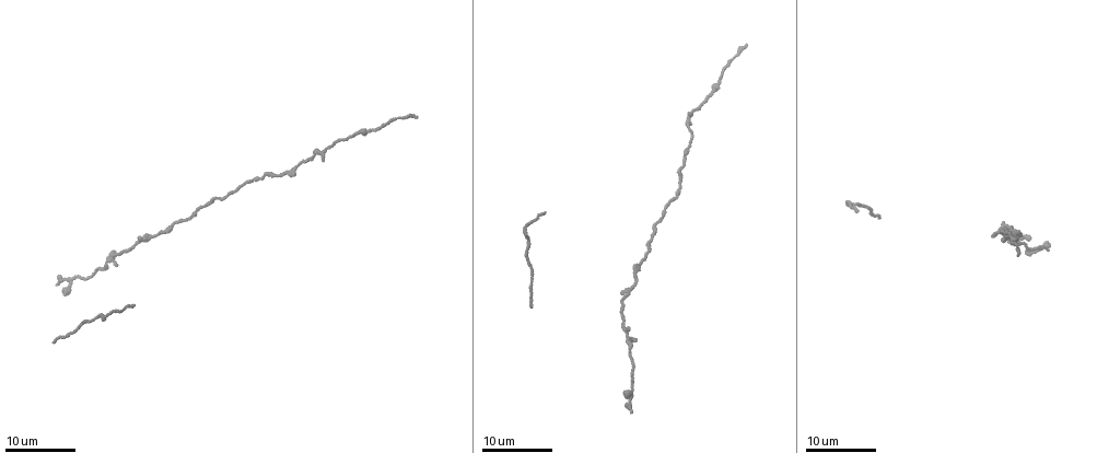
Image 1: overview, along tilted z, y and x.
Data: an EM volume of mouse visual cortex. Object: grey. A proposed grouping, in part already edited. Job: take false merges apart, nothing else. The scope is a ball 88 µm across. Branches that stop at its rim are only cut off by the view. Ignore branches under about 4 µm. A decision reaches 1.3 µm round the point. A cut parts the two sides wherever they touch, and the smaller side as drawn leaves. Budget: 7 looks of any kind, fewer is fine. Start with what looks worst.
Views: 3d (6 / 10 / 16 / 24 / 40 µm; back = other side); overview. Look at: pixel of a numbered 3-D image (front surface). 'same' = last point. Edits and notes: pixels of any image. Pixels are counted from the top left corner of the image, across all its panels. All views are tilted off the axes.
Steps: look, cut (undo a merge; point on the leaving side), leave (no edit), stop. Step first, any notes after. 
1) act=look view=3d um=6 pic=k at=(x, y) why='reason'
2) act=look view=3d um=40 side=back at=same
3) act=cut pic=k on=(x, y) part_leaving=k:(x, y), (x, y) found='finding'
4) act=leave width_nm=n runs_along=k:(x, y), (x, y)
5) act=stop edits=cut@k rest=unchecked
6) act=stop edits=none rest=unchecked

act=look view=3d um=16 pic=1 at=(324, 151) why='thin arm on a thick one'

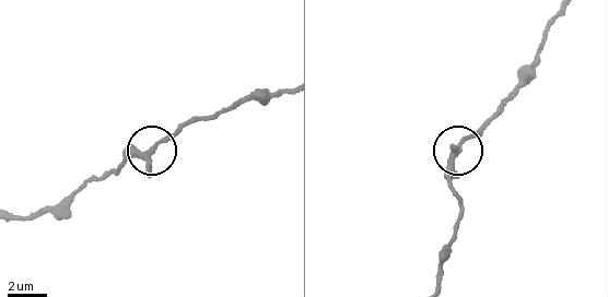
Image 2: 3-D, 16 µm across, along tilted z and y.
act=look view=3d um=10 pic=2 at=(157, 147)

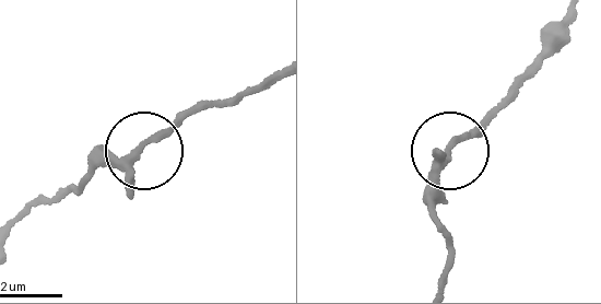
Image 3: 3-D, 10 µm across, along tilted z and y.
act=leave width_nm=200 runs_along=3:(10, 224), (201, 109) found='all the same neuron'

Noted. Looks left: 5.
act=look view=3d um=16 pic=1 at=(631, 289) why='sudden change in width'

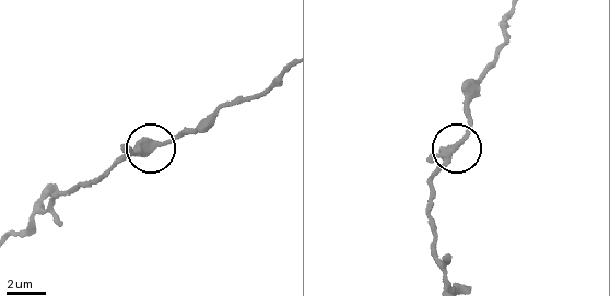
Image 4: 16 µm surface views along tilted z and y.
act=look view=3d um=6 pic=4 at=(458, 142)

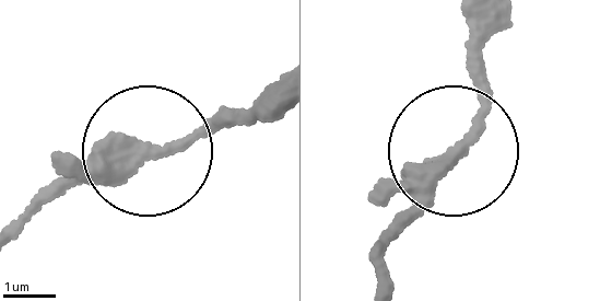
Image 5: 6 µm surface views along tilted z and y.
act=leave runs_along=5:(489, 20), (469, 129), (411, 216), (371, 244) found='one neuron here'

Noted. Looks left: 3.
act=look view=3d um=16 pic=1 at=(670, 200) why='thick turns thin'

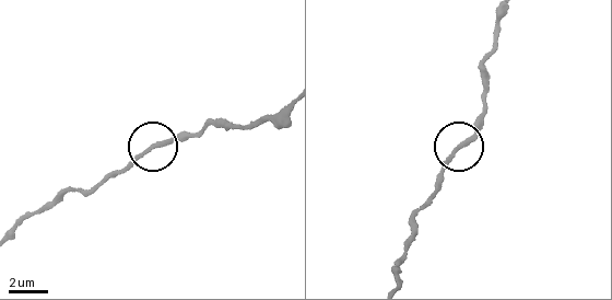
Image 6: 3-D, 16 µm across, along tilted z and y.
act=look view=3d um=10 pic=6 at=(157, 144) why='closer look'

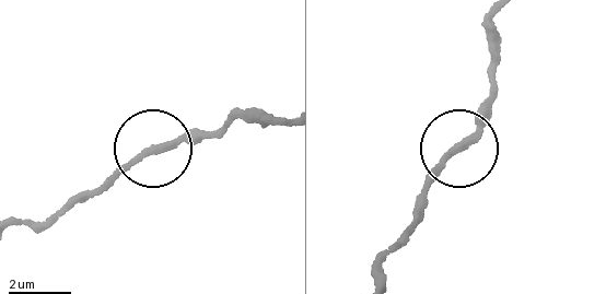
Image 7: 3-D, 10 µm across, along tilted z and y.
act=look view=3d um=6 pic=7 at=(154, 148)

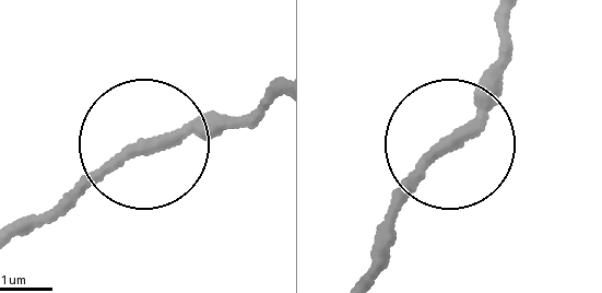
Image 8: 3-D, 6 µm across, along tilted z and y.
act=leave runs_along=8:(379, 265), (401, 202), (484, 110), (506, 11) found='continuous, no second neuron'

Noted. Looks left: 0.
act=stop edits=none rest=unchecked

